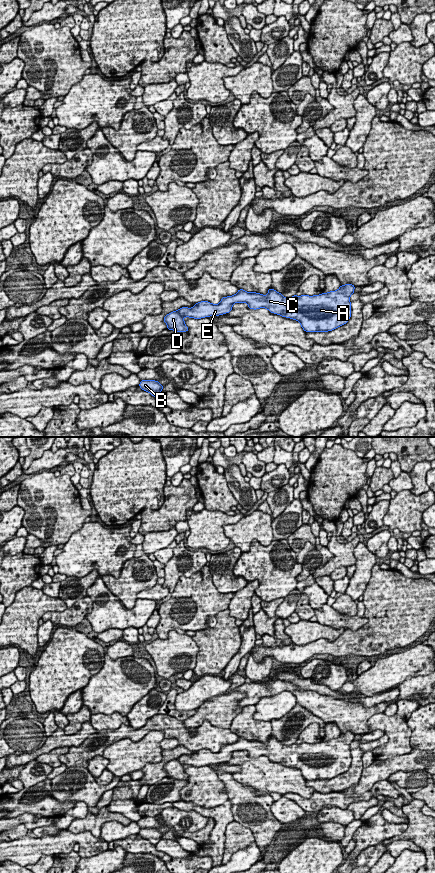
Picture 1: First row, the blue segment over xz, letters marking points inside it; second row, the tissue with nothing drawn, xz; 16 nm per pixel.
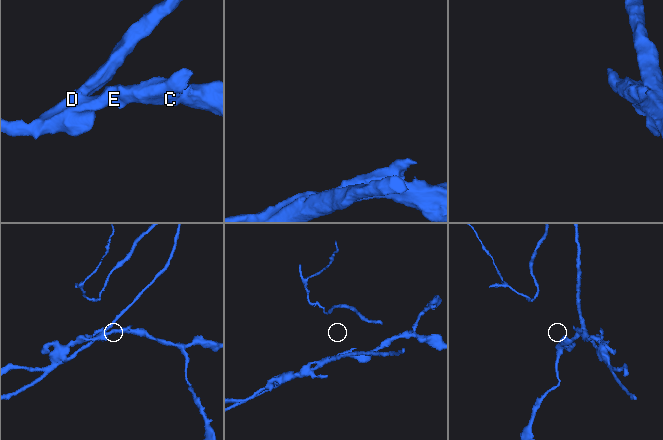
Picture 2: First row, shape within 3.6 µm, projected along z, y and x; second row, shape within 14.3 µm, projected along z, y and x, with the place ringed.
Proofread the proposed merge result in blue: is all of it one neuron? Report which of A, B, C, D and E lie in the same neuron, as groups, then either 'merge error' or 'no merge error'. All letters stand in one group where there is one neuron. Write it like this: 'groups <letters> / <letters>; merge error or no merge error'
groups A B C E / D; merge error

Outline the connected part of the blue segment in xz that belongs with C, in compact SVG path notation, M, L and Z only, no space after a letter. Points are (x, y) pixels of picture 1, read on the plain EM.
M348 731L336 739L314 744L294 743L290 746L271 736L266 744L239 737L233 744L222 745L219 752L201 749L192 756L182 755L178 760L183 765L201 767L229 761L234 751L247 751L250 757L266 756L271 761L297 768L306 780L328 780L349 769L350 744L354 737L355 734Z

